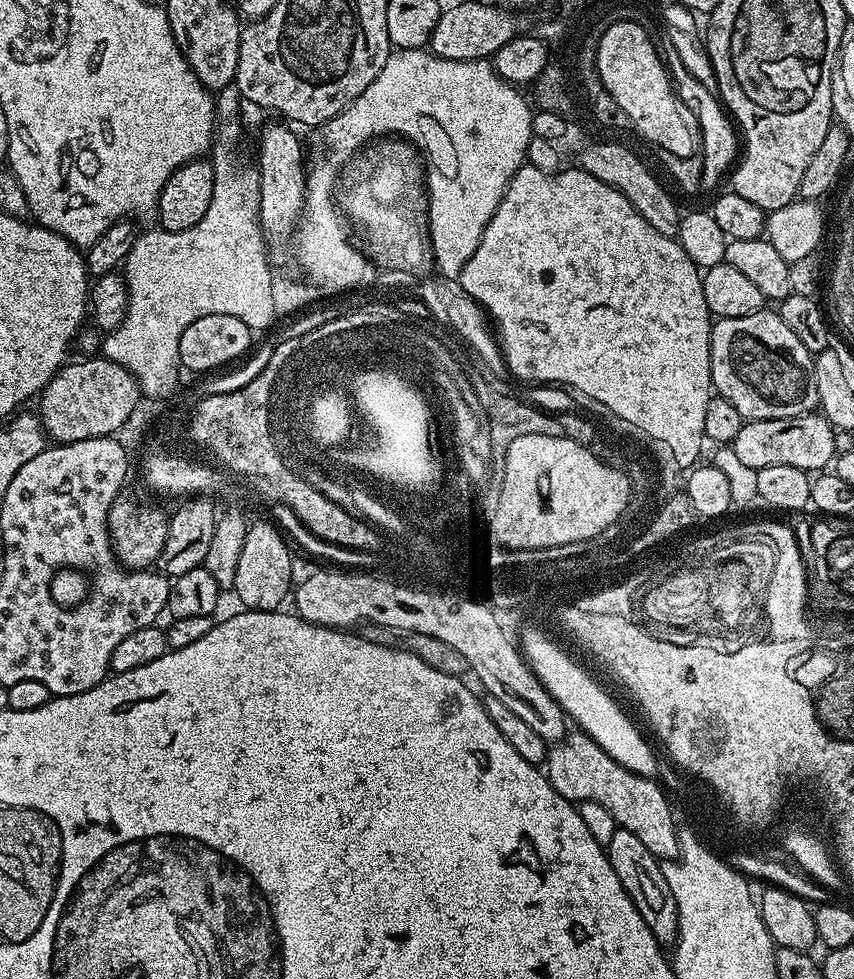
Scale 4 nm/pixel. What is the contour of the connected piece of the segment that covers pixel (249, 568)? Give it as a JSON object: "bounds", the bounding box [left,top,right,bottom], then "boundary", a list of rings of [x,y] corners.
{"bounds":[234,519,294,612],"boundary":[[[267,519],[249,523],[246,543],[242,545],[242,555],[238,558],[238,574],[234,595],[243,607],[257,612],[271,612],[279,609],[284,599],[289,599],[294,588],[292,580],[293,549],[284,532]]]}

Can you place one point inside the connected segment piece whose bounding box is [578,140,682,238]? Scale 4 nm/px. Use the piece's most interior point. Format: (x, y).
(615, 164)

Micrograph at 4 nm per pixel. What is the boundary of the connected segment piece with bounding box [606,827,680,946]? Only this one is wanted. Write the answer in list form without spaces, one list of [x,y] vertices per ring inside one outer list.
[[[617,827],[614,838],[610,838],[606,851],[610,866],[614,866],[614,874],[618,874],[618,882],[622,882],[626,894],[630,894],[630,902],[634,902],[638,914],[642,914],[642,920],[646,926],[650,926],[650,934],[654,934],[661,946],[675,945],[676,936],[680,933],[678,906],[664,877],[661,861],[650,854],[646,845],[637,836],[630,834],[630,830],[621,827]]]

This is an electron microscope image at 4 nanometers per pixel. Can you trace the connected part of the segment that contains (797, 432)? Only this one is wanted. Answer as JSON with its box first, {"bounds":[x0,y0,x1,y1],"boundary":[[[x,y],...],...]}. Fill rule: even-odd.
{"bounds":[730,414,837,474],"boundary":[[[820,414],[774,418],[773,420],[750,420],[738,430],[730,447],[745,466],[794,466],[809,474],[819,473],[833,463],[837,450],[834,446],[835,431]]]}

